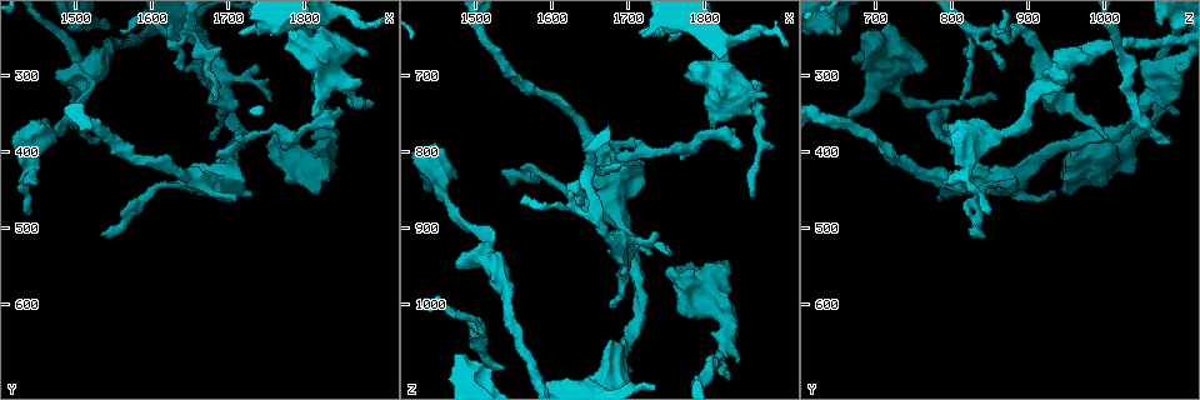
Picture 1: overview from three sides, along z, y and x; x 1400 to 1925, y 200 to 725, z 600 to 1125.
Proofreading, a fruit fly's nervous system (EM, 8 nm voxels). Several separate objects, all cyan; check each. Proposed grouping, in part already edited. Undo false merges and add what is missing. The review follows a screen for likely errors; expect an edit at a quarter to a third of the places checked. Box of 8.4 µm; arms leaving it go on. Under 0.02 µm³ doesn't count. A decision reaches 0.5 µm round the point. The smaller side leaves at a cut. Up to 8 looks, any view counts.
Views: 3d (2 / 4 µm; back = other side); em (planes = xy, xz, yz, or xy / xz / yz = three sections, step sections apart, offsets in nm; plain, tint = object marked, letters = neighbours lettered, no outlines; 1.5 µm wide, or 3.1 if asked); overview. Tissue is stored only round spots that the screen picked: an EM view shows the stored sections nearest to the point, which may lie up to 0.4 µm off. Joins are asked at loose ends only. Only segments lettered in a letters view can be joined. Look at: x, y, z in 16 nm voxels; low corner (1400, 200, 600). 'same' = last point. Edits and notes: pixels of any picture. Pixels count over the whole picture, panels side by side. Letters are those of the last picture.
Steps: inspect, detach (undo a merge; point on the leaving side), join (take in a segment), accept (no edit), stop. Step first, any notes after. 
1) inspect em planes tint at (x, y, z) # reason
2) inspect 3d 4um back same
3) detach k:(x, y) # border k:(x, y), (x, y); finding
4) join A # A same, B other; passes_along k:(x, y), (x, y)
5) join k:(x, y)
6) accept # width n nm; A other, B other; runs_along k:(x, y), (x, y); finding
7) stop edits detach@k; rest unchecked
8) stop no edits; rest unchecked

inspect 3d 4um at (1635, 440, 860) # calibre changes

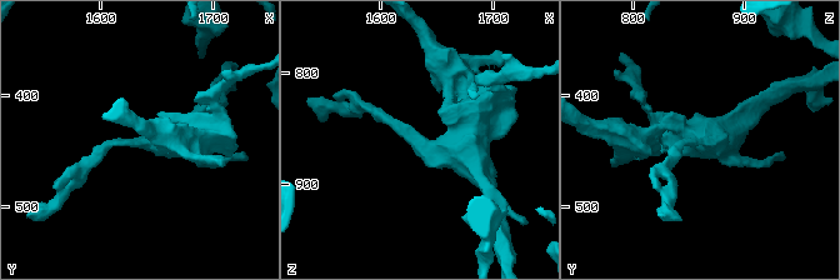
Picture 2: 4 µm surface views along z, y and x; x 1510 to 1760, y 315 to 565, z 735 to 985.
inspect em planes tint at (1634, 442, 866)

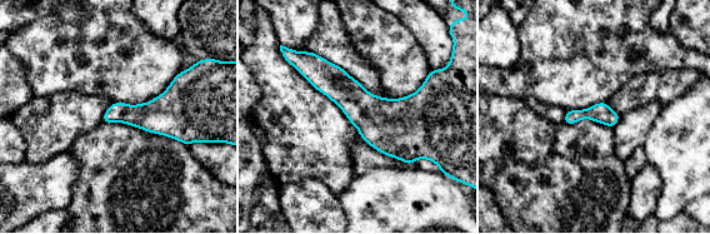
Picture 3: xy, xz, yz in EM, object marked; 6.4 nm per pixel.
inspect em planes letters same # see the neighbours

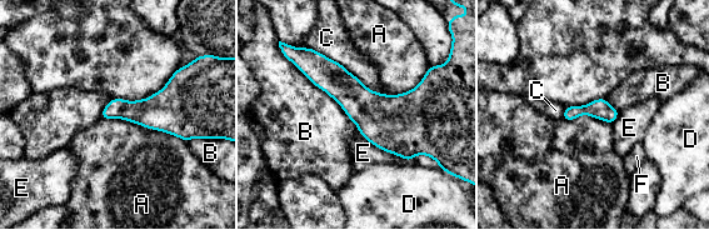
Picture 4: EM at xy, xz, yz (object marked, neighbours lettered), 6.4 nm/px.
accept # longest_contact B 700 nm; A other, B other, C other, D other, E other, F other; all the same neuron

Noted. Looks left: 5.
inspect 3d 4um at (1455, 365, 795)

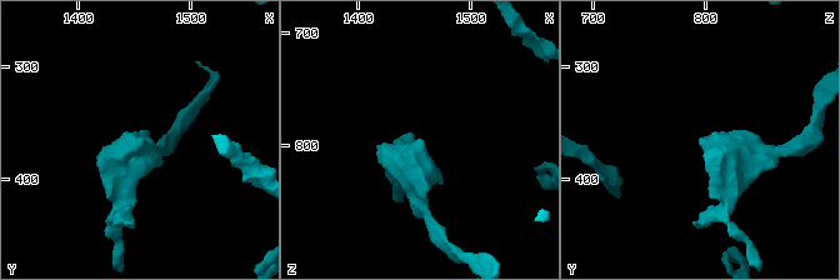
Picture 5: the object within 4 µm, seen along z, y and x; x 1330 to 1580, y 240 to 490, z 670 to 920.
inspect em planes letters at (1456, 366, 794) # now the EM

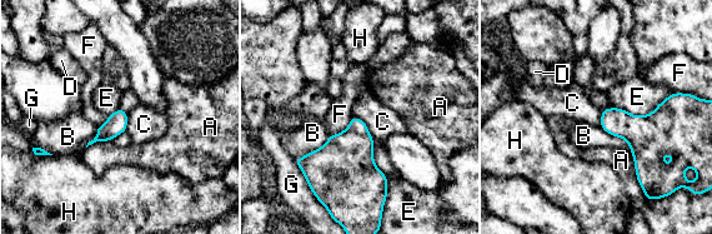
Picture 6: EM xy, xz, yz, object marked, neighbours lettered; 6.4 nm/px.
accept # A other, B other, C other, D other, E other, F other, G other, H other; none of them fits

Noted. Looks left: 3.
inspect em planes letters at (1710, 455, 785) # an open end

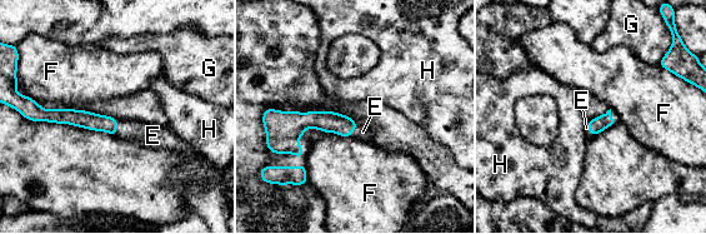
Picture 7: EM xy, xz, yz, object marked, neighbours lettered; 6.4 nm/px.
join E # longest_contact F 320 nm; E same, F other, G other, H other; passes_along 7:(80, 118), (116, 127), (153, 135); it goes on there

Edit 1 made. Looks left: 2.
stop edits join@7; rest unchecked

